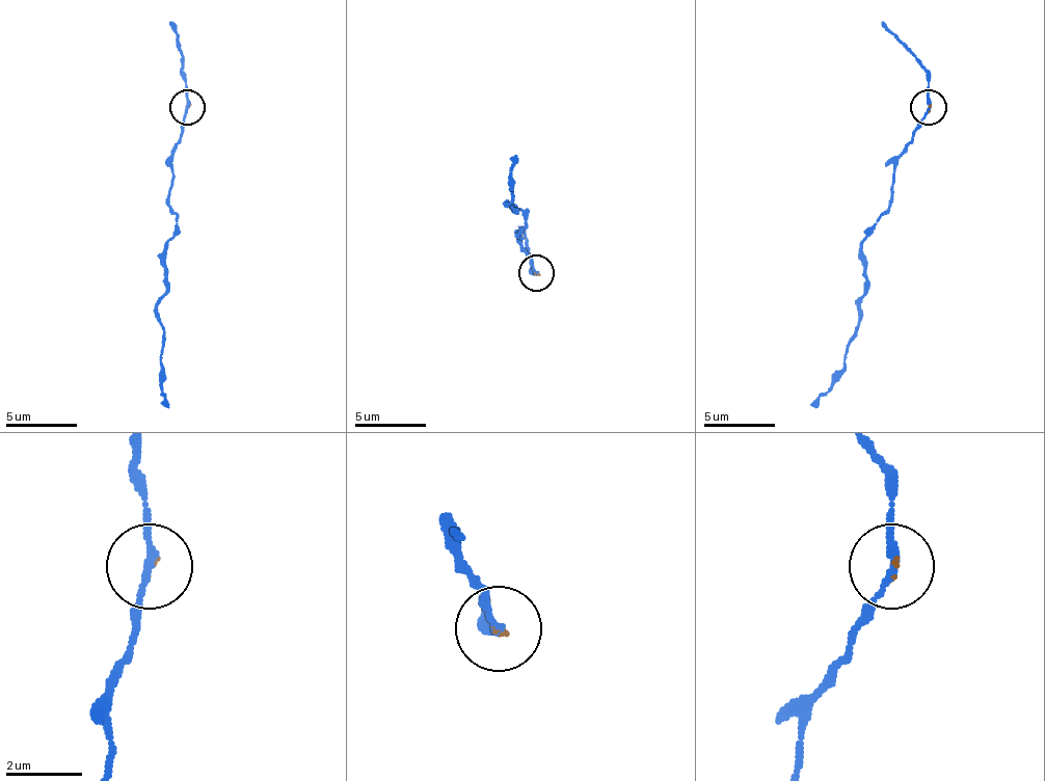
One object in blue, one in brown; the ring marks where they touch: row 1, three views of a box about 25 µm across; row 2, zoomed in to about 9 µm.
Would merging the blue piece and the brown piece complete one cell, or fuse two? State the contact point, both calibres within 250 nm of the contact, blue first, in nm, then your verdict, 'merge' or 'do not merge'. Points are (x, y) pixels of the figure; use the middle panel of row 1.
at (536, 272); 180 nm thick on the blue side, 60 nm on the other; merge

